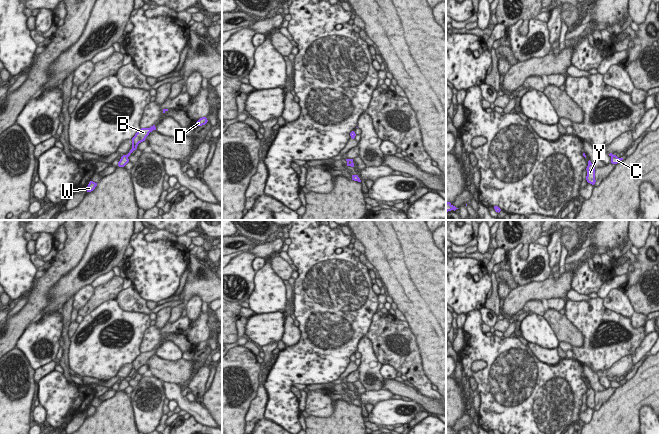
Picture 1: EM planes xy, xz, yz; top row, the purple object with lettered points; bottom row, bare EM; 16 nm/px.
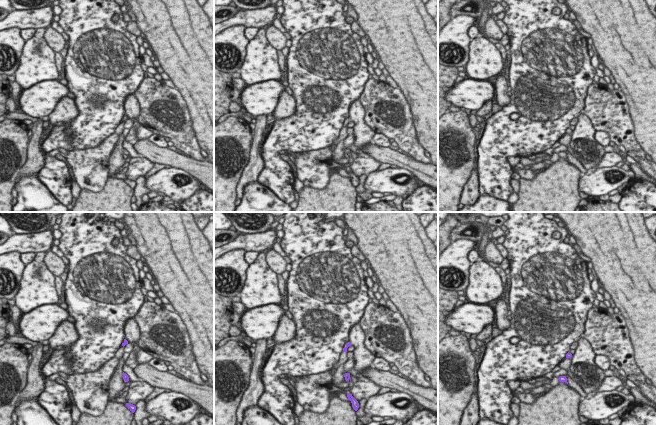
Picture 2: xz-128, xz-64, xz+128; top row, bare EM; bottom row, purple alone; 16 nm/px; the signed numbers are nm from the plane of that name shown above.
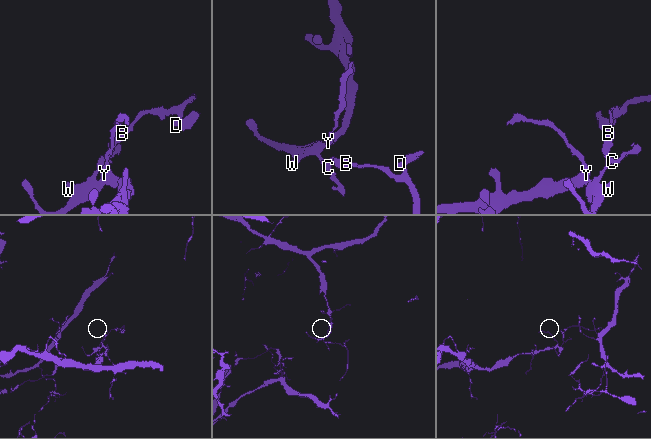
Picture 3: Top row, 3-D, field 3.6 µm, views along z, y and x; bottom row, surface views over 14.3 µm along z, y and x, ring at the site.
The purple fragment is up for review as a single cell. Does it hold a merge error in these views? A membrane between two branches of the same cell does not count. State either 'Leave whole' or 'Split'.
Split

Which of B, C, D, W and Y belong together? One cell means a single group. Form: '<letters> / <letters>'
B D / C W Y

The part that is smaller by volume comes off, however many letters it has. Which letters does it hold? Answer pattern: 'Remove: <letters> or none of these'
Remove: B, D

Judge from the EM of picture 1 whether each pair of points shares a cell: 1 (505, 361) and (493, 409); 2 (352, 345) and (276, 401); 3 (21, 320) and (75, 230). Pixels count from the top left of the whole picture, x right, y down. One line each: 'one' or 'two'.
1: one
2: one
3: one

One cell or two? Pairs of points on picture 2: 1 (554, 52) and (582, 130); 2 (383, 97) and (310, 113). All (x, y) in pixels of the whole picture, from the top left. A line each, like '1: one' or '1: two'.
1: two
2: two

